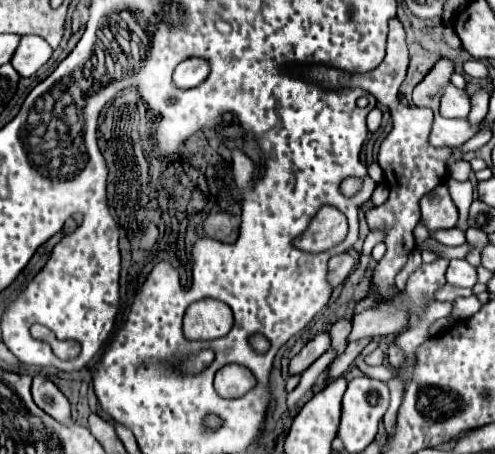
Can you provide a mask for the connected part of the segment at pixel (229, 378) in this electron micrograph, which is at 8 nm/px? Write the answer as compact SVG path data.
M225 365L215 375L215 391L225 399L235 399L245 395L255 385L255 377L247 367Z

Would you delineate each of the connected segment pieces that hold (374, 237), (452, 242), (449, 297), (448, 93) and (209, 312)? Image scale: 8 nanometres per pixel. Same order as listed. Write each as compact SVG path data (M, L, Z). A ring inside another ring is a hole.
M369 231L369 235L367 235L367 239L365 239L365 245L363 245L363 253L367 255L367 253L371 253L371 249L379 243L379 241L383 241L385 239L385 233L383 231Z
M459 227L439 229L439 231L433 231L433 233L431 233L431 239L439 241L439 243L443 243L443 245L455 247L455 245L463 245L463 243L465 243L465 233L463 233Z
M443 285L443 289L437 293L439 301L455 301L457 297L469 297L473 291L471 289L461 289L461 287L453 287L453 285Z
M453 83L443 87L441 95L441 115L443 117L467 117L471 109L469 95L465 89L457 89Z
M201 299L189 305L183 331L189 339L215 339L227 335L233 327L233 313L231 309L215 299Z

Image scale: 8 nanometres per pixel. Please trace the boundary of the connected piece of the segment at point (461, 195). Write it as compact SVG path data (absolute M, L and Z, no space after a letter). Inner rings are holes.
M447 179L447 185L449 185L449 193L453 197L453 203L457 205L459 209L459 227L461 229L467 229L465 227L465 221L467 221L467 211L469 211L469 205L473 201L473 185L469 181L463 181L463 183L457 183L457 181L451 181Z

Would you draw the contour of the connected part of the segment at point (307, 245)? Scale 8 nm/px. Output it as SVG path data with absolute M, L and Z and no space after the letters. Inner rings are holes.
M323 205L311 219L306 231L293 239L293 245L306 252L319 253L341 243L345 235L347 235L345 215L335 207Z

